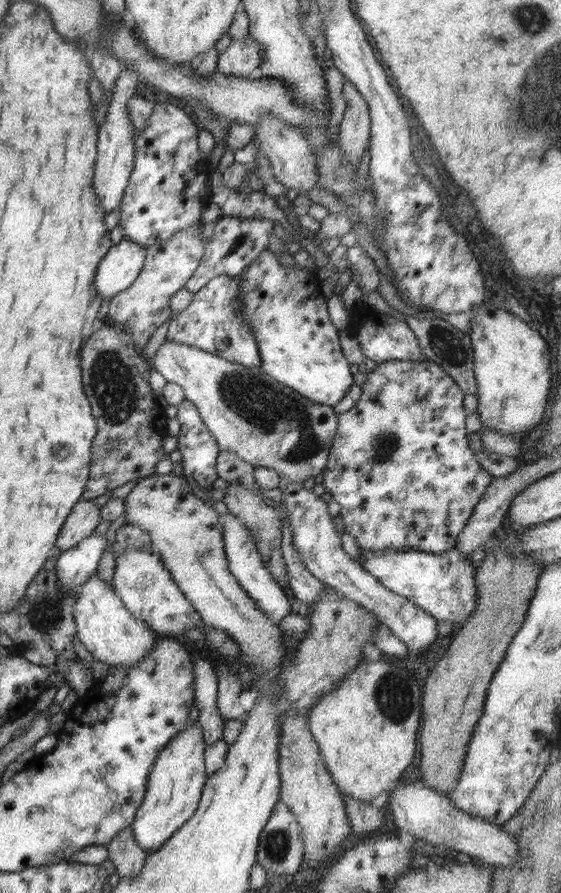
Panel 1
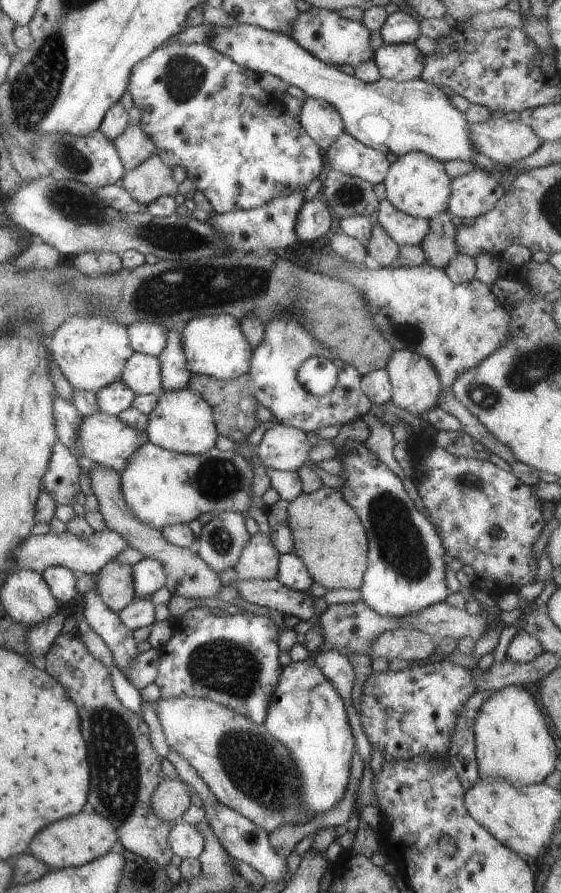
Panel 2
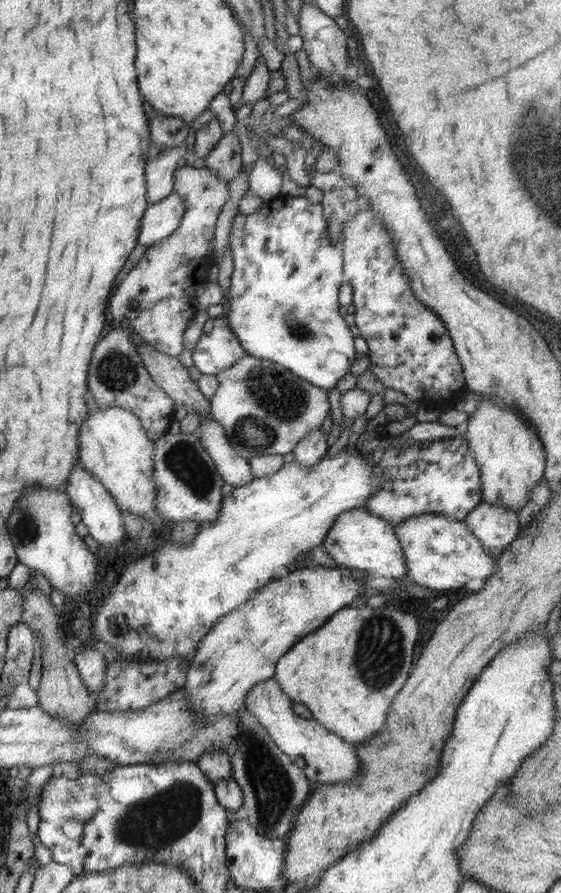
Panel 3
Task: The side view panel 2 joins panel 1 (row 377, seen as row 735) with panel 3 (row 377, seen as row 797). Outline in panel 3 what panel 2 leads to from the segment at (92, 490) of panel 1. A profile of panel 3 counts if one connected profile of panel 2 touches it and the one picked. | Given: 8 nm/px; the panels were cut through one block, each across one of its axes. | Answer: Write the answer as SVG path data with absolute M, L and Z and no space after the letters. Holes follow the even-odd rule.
M131 328L110 330L104 338L96 342L93 350L87 386L97 406L118 406L130 410L140 418L142 428L150 440L156 441L164 436L175 420L176 402L158 386L144 367L138 351L136 351L135 335Z

